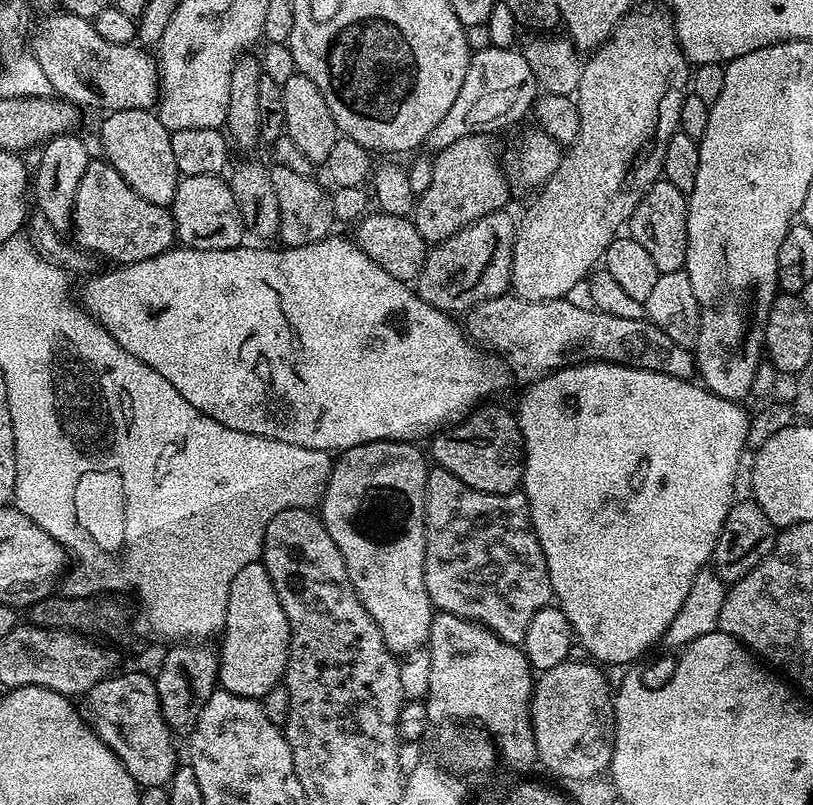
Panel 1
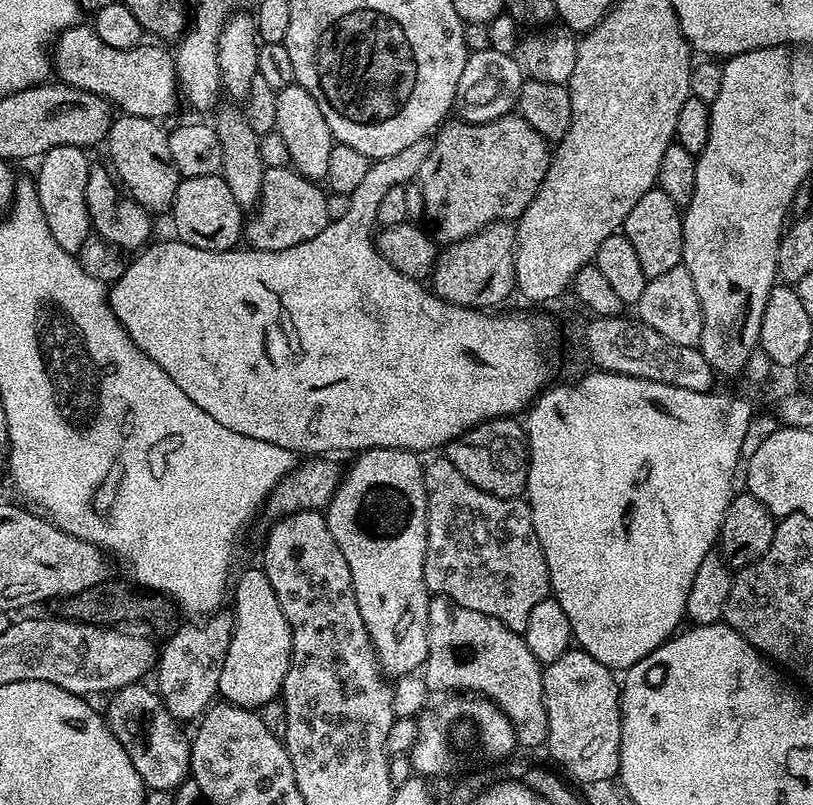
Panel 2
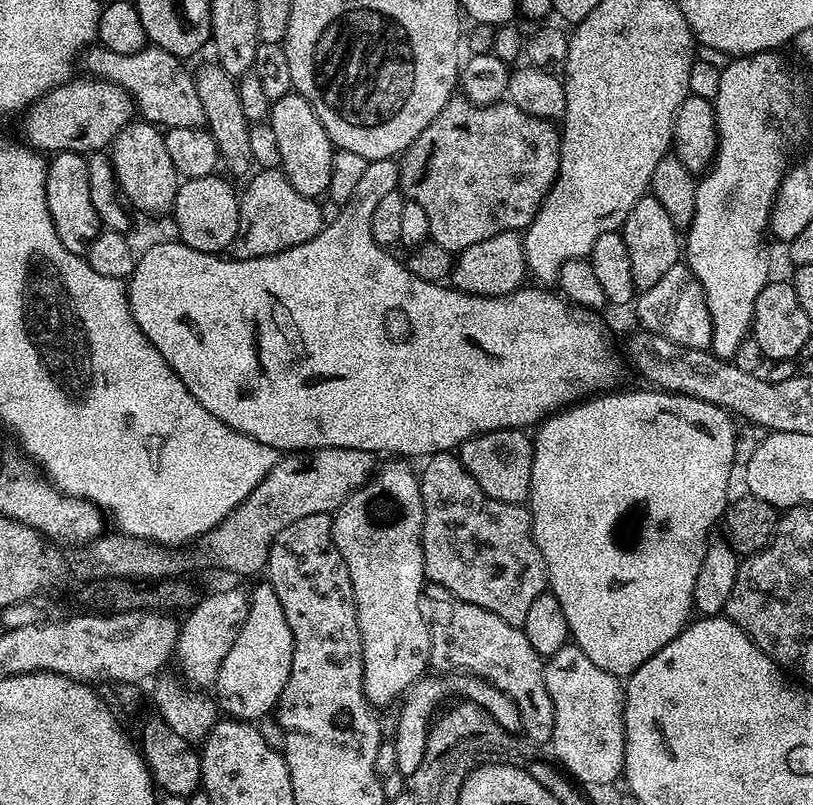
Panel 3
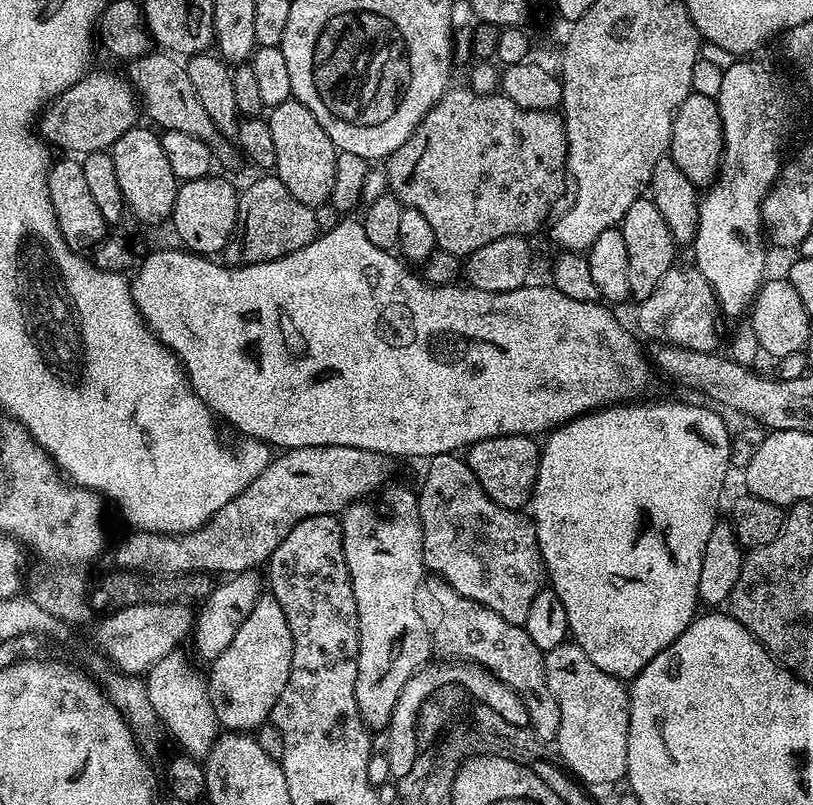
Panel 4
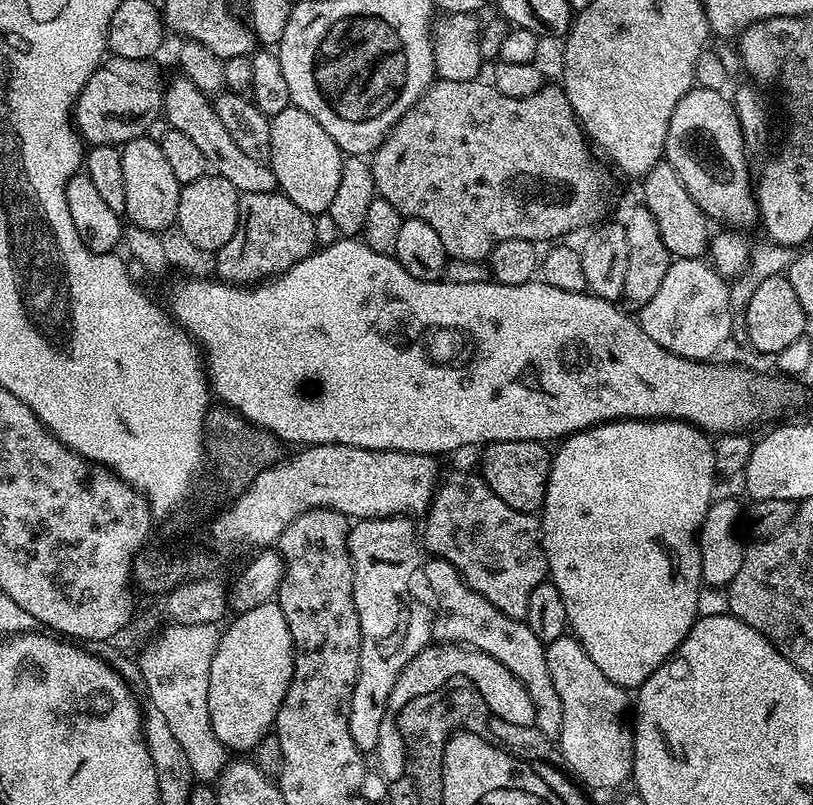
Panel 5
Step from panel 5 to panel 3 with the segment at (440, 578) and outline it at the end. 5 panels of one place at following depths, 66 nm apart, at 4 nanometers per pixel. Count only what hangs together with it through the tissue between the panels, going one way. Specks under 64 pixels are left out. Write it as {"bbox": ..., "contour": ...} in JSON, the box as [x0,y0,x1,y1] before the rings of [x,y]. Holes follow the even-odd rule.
{"bbox":[426,583,556,745],"contour":[[[434,583],[427,585],[426,604],[430,609],[432,633],[431,667],[437,668],[435,671],[440,674],[479,676],[502,690],[520,711],[523,735],[533,745],[551,745],[556,713],[554,702],[550,702],[550,690],[546,690],[544,660],[538,650],[530,646],[524,629],[502,622],[498,614],[490,614],[490,610],[482,610],[482,606],[474,606],[474,602],[466,602]]]}

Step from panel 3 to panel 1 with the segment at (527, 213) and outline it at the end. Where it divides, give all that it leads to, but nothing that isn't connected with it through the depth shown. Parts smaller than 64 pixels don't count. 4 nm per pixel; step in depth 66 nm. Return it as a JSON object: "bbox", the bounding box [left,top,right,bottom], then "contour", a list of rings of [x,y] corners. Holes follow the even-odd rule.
{"bbox":[414,134,510,245],"contour":[[[488,134],[458,138],[458,142],[450,142],[450,146],[435,153],[432,160],[433,178],[426,191],[418,196],[414,209],[418,234],[422,234],[422,238],[429,245],[441,244],[466,225],[473,224],[475,220],[491,212],[499,212],[507,205],[504,203],[508,200],[510,181],[502,167],[501,157],[496,157],[496,148],[492,145],[492,140],[493,137]]]}

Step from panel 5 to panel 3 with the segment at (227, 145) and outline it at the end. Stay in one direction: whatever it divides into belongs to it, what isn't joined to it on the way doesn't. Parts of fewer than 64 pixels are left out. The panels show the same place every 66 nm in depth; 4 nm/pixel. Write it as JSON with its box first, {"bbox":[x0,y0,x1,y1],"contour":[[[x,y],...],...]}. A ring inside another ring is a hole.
{"bbox":[82,46,205,129],"contour":[[[92,46],[83,53],[82,64],[88,67],[87,75],[98,80],[109,80],[122,86],[132,95],[135,111],[140,112],[149,124],[161,129],[188,126],[190,128],[205,127],[205,119],[198,90],[195,89],[193,73],[184,69],[185,61],[179,56],[155,46],[142,49],[138,54],[114,54],[114,50],[106,50]]]}

